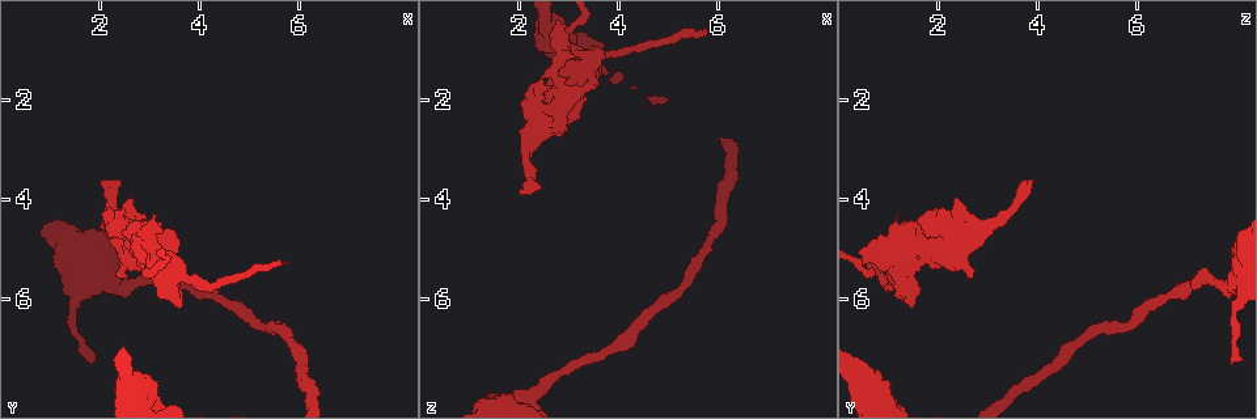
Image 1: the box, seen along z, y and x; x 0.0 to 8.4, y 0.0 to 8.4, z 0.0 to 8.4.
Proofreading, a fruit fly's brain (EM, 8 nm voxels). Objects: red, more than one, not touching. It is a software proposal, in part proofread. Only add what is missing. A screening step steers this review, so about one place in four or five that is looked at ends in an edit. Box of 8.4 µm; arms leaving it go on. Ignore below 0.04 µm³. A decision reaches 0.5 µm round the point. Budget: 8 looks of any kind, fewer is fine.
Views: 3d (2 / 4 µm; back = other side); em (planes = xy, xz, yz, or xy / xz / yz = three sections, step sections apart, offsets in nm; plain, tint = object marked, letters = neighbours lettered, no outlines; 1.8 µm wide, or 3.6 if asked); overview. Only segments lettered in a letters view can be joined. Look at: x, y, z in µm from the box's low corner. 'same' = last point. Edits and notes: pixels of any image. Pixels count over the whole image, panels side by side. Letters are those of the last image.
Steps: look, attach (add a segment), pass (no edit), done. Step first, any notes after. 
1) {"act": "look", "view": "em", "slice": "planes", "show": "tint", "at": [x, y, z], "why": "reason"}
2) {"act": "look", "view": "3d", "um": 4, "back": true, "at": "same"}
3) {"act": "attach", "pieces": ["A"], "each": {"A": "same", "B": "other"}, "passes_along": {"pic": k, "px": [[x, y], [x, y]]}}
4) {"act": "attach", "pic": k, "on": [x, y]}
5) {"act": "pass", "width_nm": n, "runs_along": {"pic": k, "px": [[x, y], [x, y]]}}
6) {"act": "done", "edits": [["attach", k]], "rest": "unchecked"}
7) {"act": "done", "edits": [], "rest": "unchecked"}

{"act": "look", "view": "em", "slice": "planes", "show": "letters", "at": [2.05, 3.65, 3.85], "why": "free end"}

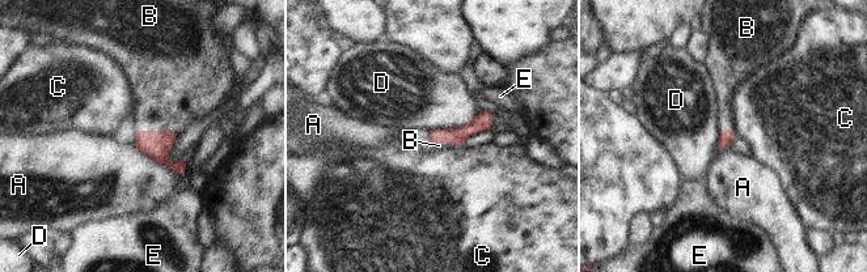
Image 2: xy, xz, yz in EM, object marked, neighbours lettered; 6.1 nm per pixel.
{"act": "attach", "pieces": ["B"], "each": {"A": "other", "B": "same", "C": "other", "D": "other", "E": "other"}, "found": "the cell continues"}

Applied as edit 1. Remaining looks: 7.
{"act": "look", "view": "overview", "why": "redraw"}

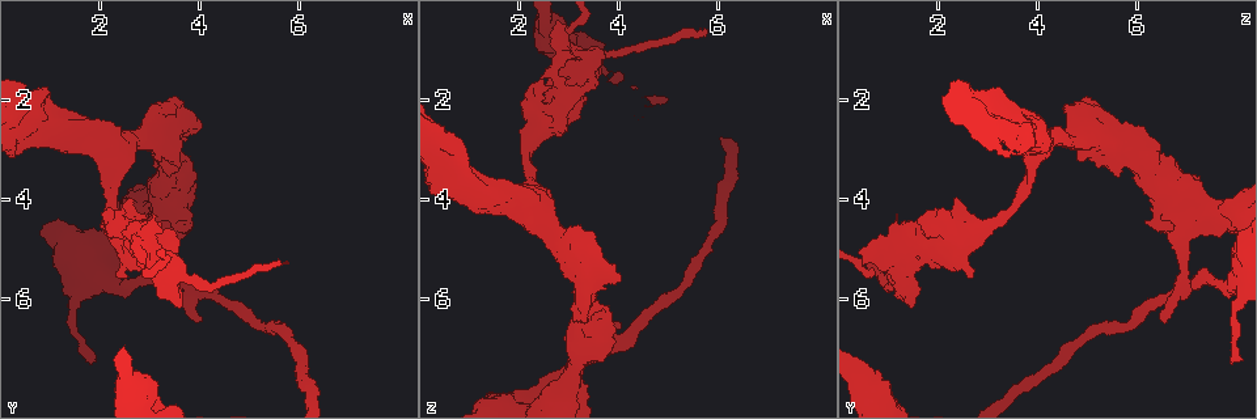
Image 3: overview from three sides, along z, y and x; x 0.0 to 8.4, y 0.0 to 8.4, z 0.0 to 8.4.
{"act": "look", "view": "em", "slice": "planes", "show": "letters", "at": [5.80, 5.25, 0.60], "why": "thin end"}

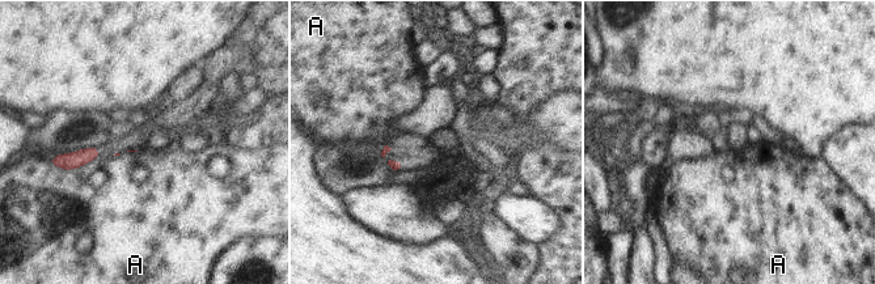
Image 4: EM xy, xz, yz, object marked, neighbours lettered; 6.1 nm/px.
{"act": "pass", "each": {"A": "other"}, "border": {"pic": 4, "px": [[98, 156], [70, 169], [54, 165]]}, "found": "none of them fits"}

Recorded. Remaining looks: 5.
{"act": "done", "edits": [["attach", 2]], "rest": "unchecked"}

